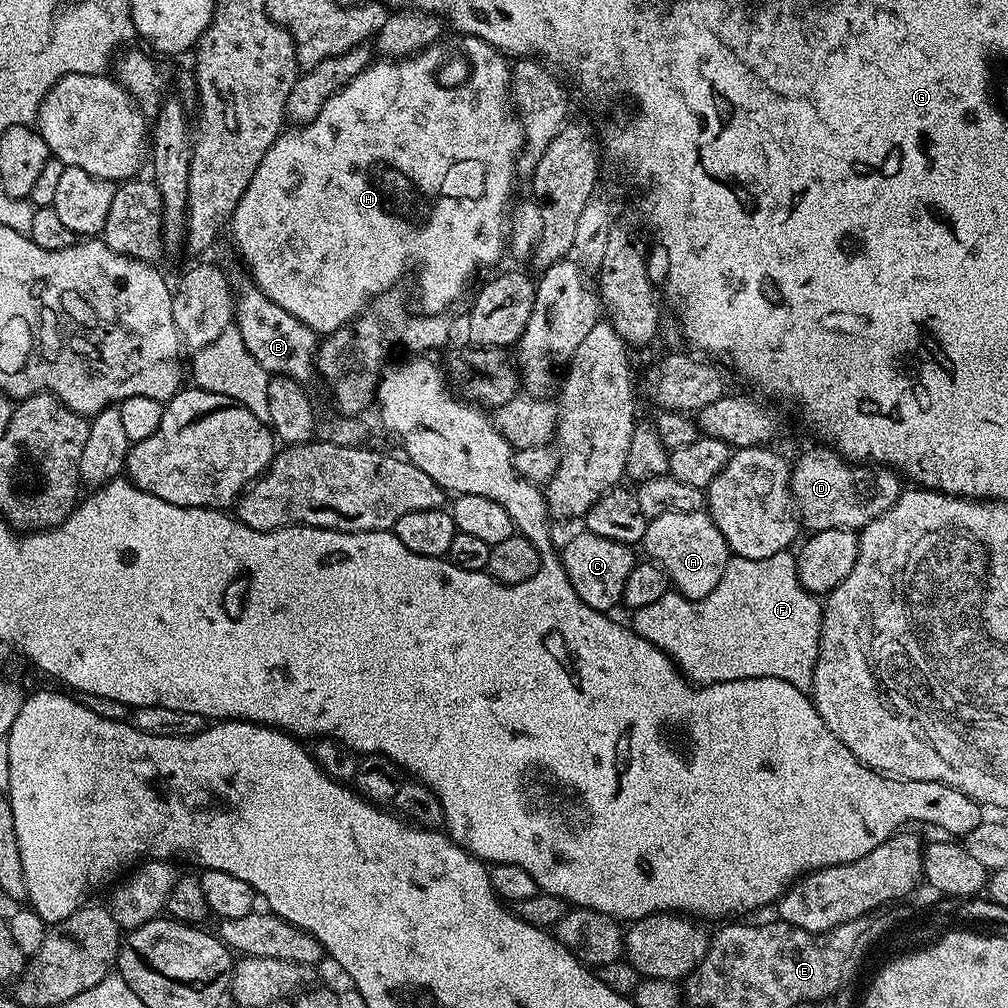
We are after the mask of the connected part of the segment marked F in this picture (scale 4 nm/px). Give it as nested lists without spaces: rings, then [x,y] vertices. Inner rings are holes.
[[[791,551],[774,554],[774,558],[729,559],[722,574],[722,582],[701,600],[687,600],[670,590],[658,602],[642,606],[631,613],[632,631],[646,638],[657,648],[664,649],[676,662],[676,667],[697,685],[721,684],[746,678],[782,678],[794,686],[811,689],[820,653],[822,604],[802,586],[796,569],[796,558]]]

